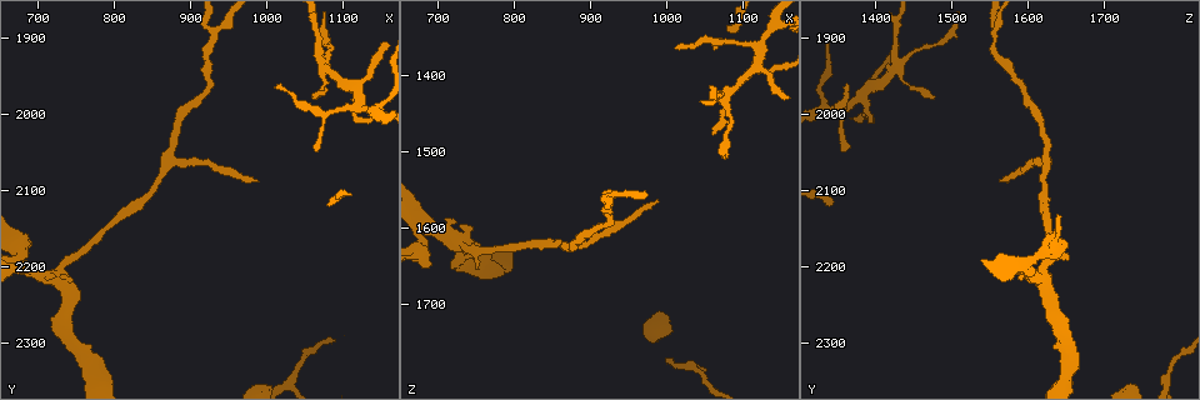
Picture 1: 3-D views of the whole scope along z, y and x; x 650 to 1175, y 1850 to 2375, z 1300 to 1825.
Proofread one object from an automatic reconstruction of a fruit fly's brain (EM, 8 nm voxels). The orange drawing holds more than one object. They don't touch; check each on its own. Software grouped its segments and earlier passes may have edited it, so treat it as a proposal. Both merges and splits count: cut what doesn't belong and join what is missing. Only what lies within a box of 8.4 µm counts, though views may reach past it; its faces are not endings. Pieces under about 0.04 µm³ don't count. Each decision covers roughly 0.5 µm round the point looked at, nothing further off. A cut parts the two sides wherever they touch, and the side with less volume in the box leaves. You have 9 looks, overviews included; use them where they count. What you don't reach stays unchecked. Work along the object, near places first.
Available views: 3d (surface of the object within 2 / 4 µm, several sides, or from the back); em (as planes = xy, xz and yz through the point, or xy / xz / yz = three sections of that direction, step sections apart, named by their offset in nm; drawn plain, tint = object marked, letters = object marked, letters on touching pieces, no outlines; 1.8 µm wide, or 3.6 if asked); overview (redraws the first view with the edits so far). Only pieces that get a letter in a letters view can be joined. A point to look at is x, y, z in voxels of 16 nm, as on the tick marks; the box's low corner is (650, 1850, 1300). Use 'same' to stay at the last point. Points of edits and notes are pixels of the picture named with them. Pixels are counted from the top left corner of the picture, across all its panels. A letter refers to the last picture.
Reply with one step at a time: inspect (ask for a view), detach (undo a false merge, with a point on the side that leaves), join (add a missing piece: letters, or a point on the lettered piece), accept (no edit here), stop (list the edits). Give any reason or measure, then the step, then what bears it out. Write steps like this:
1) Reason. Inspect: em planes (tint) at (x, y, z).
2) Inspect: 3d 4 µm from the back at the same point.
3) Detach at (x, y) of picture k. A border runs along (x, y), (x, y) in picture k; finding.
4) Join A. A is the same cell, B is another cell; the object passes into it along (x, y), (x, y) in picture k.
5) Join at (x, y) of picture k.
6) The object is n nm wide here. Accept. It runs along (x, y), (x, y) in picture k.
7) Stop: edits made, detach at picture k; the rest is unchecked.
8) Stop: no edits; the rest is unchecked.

Free end. Inspect: em planes (letters) at (735, 2215, 1595).

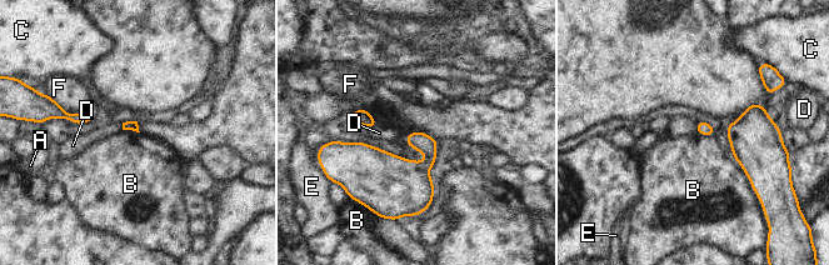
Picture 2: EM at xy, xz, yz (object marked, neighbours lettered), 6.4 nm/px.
Accept. A, B, C, D, E and F are other cells; a border runs along (730, 151), (757, 194) in picture 2; no lettered piece goes on from it.

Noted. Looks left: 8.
Thin end. Inspect: 3d 4 µm at (1015, 1965, 1360).

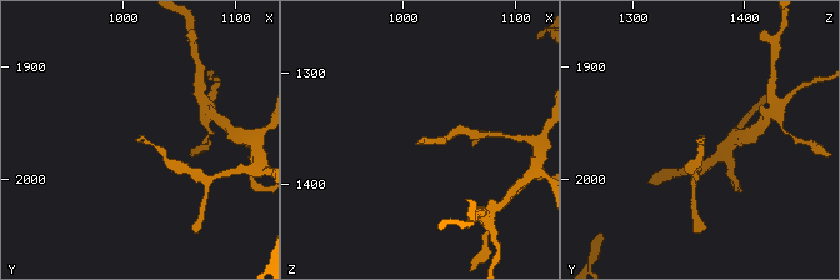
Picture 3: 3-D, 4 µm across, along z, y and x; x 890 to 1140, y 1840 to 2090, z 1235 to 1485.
Inspect: em yz step 16 (tint) at (1014, 1964, 1364).

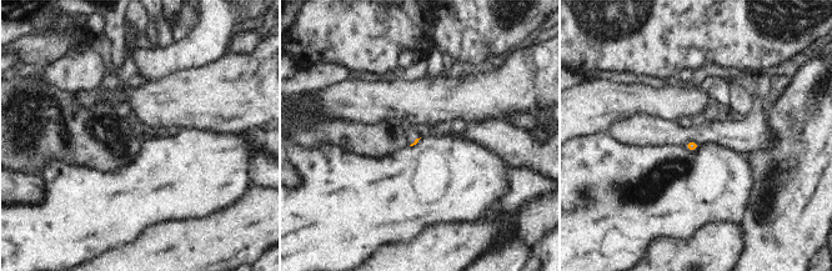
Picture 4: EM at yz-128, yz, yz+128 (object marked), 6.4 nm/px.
Inspect: em xy step 4 (letters) at the same point.

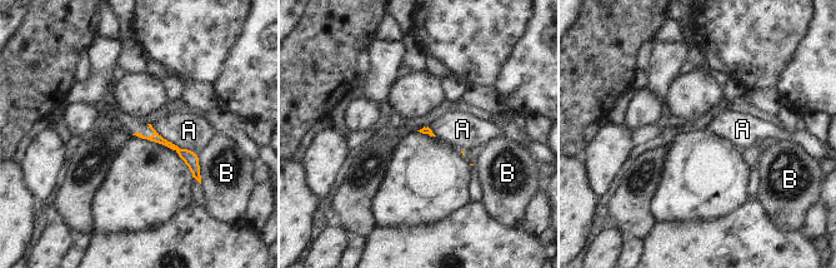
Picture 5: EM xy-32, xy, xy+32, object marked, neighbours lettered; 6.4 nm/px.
The longest contact is with A, 340 nm. Accept. A and B are other cells; it runs along (154, 138), (180, 152), (196, 174) in picture 5; no lettered piece goes on from it.

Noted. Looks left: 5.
Arms part here. Inspect: 3d 4 µm at (925, 1900, 1555).

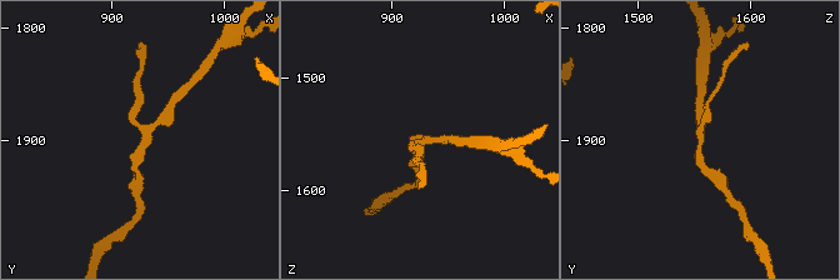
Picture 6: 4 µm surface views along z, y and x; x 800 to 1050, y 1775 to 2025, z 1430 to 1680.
3 arms meet here; shape alone is not enough. Inspect: em planes (tint) at (930, 1898, 1558).

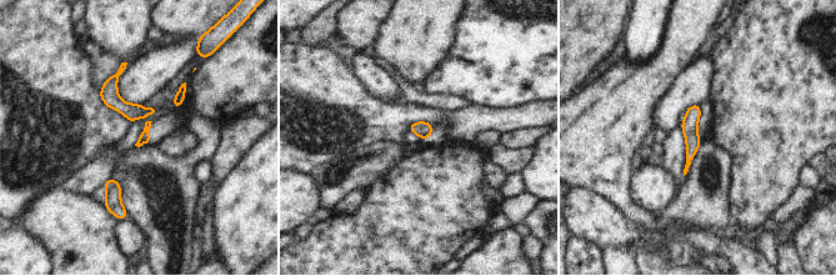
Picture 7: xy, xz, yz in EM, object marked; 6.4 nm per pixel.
Inspect: em planes (letters) at the same point.

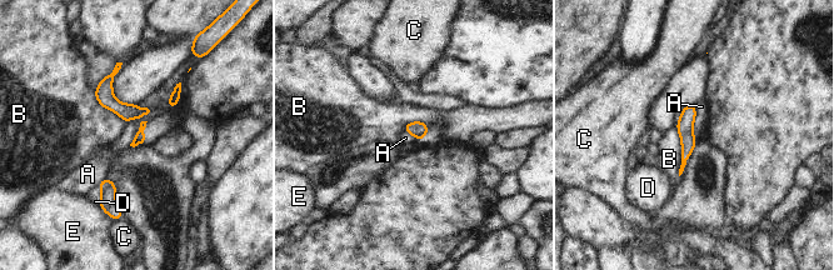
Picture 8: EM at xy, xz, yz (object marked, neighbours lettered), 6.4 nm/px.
The object is 100 nm wide here. Accept. A, B, C, D and E are other cells; it runs along (692, 106), (687, 116), (684, 158) in picture 8; continuous, no second neuron.

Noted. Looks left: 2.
Stop: no edits; the rest is unchecked.

